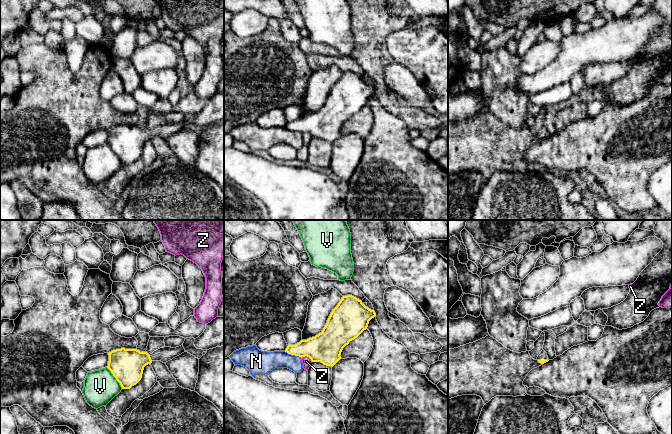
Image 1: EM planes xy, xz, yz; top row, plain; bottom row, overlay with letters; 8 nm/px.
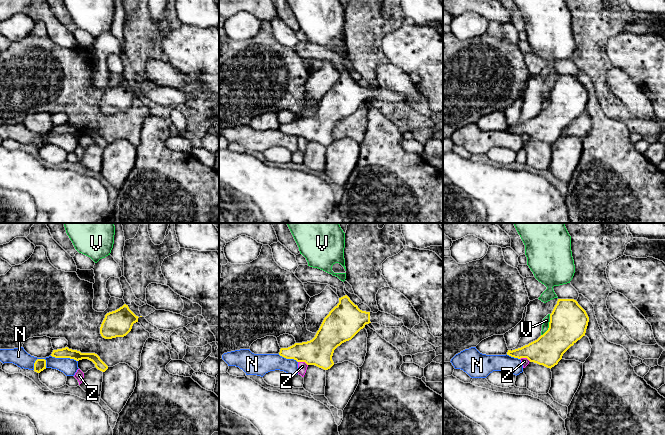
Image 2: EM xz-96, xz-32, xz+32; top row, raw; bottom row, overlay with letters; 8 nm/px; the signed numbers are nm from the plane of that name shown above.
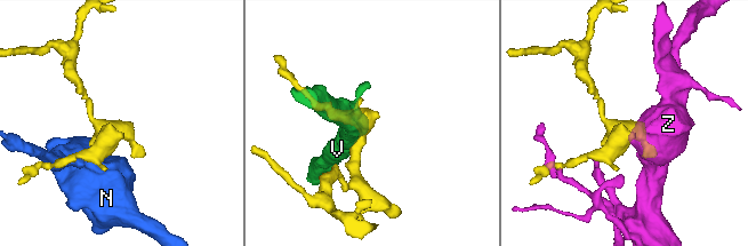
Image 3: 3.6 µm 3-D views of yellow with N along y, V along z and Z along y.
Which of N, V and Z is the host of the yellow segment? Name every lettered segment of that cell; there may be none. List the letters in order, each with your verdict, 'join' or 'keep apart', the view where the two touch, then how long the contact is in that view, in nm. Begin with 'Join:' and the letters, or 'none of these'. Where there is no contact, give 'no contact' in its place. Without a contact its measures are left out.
Join: none of these
N: keep apart; contact in xz; length 160 nm
V: keep apart; contact in xy; length 220 nm
Z: keep apart; contact in xz; length 100 nm

